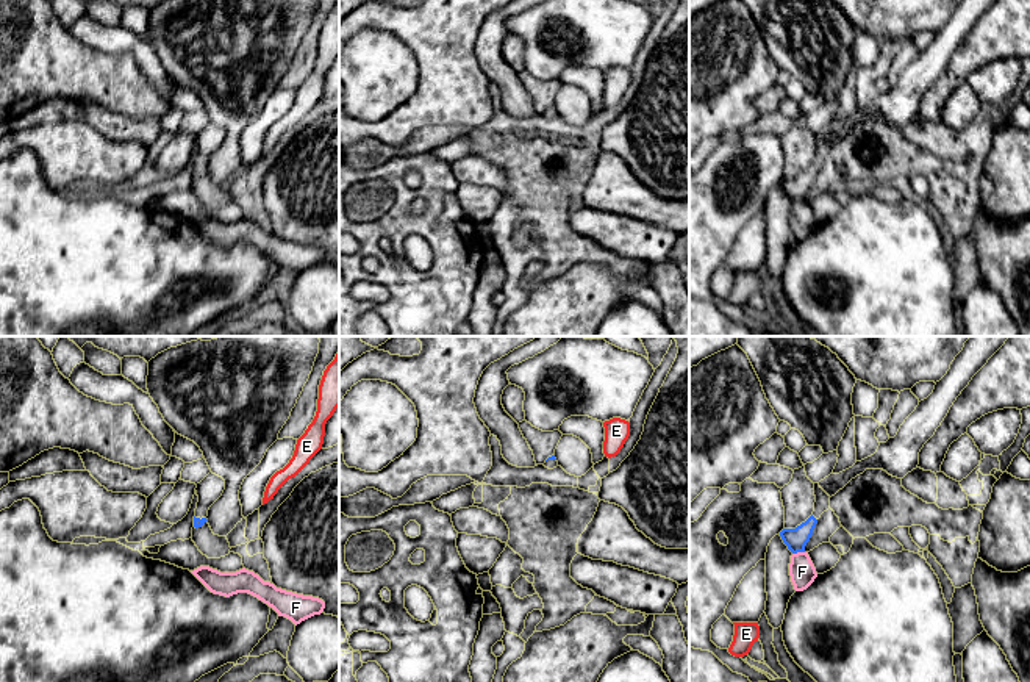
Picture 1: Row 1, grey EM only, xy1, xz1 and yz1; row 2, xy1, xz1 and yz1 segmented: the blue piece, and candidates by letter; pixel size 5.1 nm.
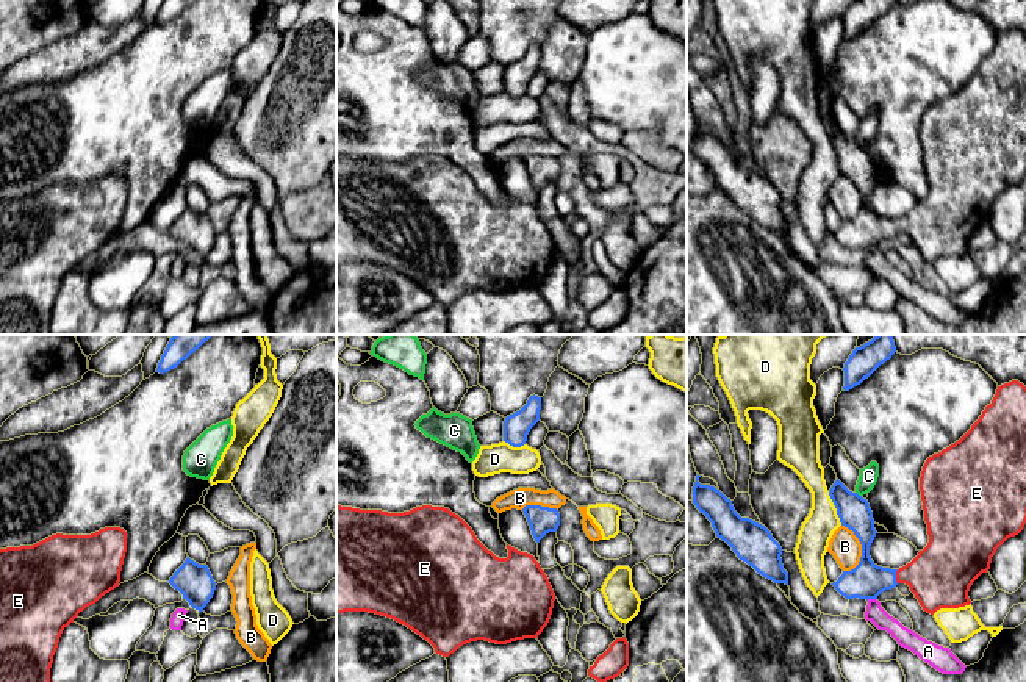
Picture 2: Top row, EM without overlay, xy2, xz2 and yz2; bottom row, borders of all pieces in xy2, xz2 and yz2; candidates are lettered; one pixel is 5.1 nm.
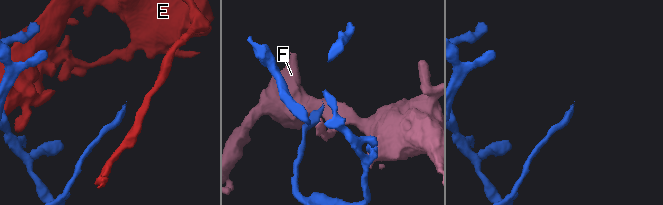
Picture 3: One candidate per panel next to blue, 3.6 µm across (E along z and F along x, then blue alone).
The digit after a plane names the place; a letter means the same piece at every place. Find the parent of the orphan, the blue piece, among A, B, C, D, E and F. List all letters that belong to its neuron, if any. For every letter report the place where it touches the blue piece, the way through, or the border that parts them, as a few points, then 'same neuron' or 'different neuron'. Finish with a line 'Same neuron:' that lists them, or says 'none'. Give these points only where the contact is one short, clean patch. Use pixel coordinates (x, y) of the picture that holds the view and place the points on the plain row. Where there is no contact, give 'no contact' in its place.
A: yz2 (871, 247) | along yz2 (876, 247), (867, 249) | different neuron
B: yz2 (862, 196) | along yz2 (842, 174), (853, 182), (860, 194), (860, 210), (850, 221) | different neuron
C: yz2 (857, 144) | along yz2 (856, 141), (860, 146) | different neuron
D: yz2 (835, 157) | different neuron
E: yz2 (895, 226) | across yz2 (867, 230), (895, 226), (940, 226) | same neuron
F: yz1 (797, 201) | along yz1 (804, 201), (793, 204) | different neuron
Same neuron: E

